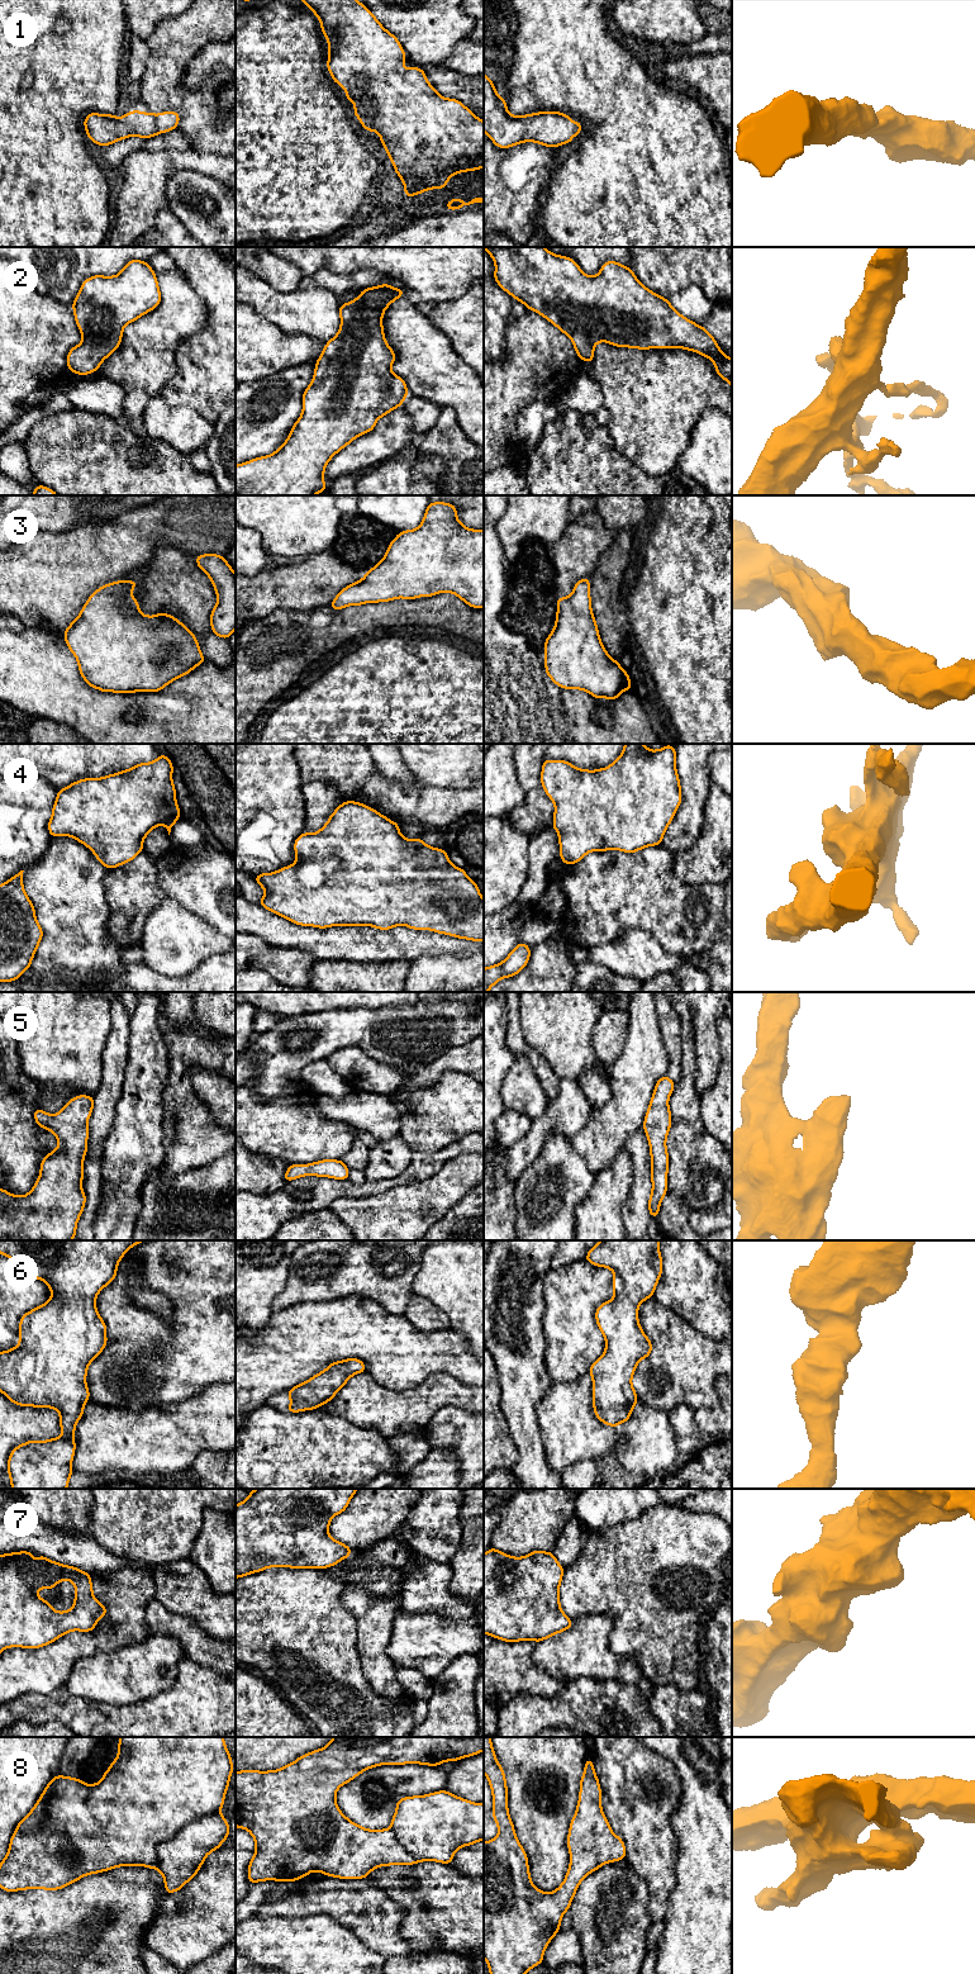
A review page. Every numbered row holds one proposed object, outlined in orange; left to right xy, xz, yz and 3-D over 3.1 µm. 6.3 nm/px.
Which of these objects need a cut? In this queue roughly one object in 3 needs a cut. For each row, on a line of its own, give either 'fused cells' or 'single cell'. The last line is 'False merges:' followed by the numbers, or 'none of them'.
1: single cell
2: single cell
3: single cell
4: single cell
5: single cell
6: single cell
7: single cell
8: single cell
False merges: none of them

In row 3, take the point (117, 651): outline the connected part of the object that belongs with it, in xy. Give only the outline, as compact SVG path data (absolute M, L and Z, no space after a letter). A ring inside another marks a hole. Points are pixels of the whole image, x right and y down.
M119 580L96 589L77 618L63 632L84 680L101 692L158 692L205 661L195 635L177 618L158 612L144 616L132 589L134 580Z

